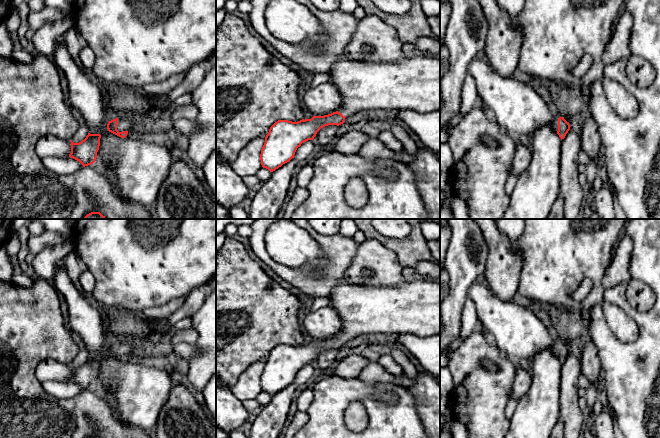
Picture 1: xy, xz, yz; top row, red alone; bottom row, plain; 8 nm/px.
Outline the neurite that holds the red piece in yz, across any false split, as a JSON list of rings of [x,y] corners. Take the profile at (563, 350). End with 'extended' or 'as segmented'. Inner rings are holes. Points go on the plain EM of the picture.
[[[483,281],[474,282],[467,292],[467,297],[476,307],[481,327],[486,330],[496,347],[506,353],[509,358],[531,359],[539,351],[549,349],[562,364],[570,354],[570,348],[563,341],[556,343],[544,323],[536,317],[532,310],[513,300],[501,300]]] | extended

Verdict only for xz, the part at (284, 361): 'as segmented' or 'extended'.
extended

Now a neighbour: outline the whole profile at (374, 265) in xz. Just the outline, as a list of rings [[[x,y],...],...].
[[[366,239],[358,244],[344,280],[370,287],[396,287],[403,282],[402,269],[393,251],[375,239]]]

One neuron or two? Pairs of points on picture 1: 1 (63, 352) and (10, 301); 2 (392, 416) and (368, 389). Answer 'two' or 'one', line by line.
1: one
2: one

